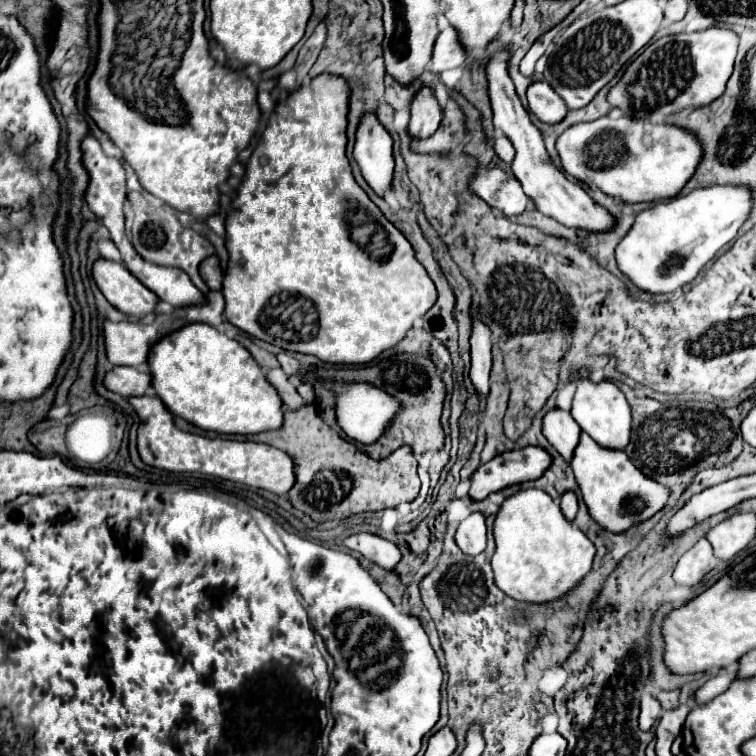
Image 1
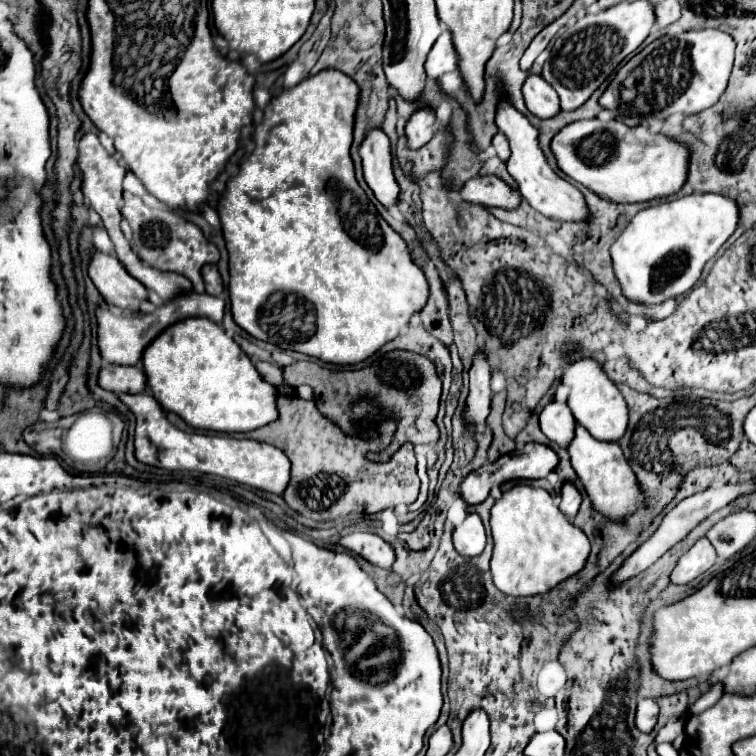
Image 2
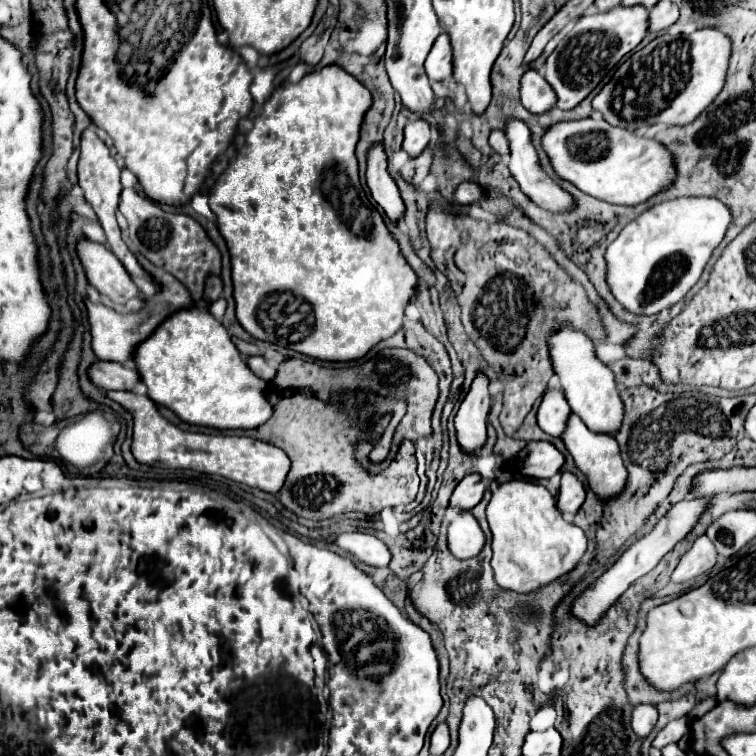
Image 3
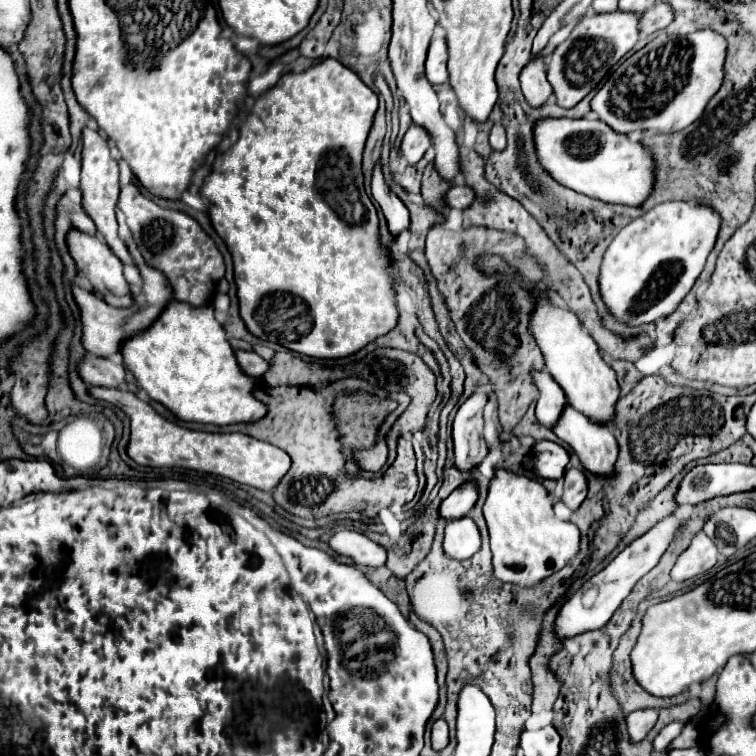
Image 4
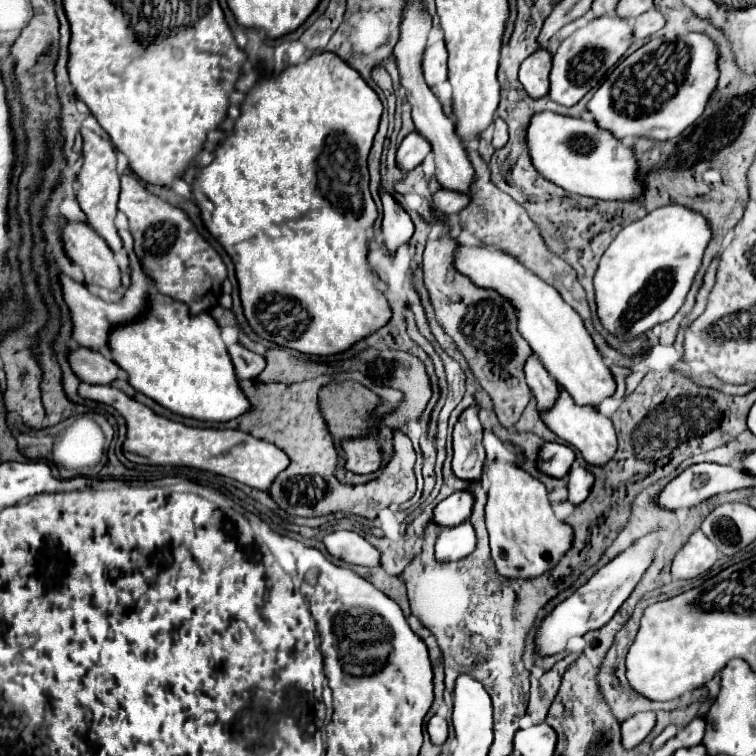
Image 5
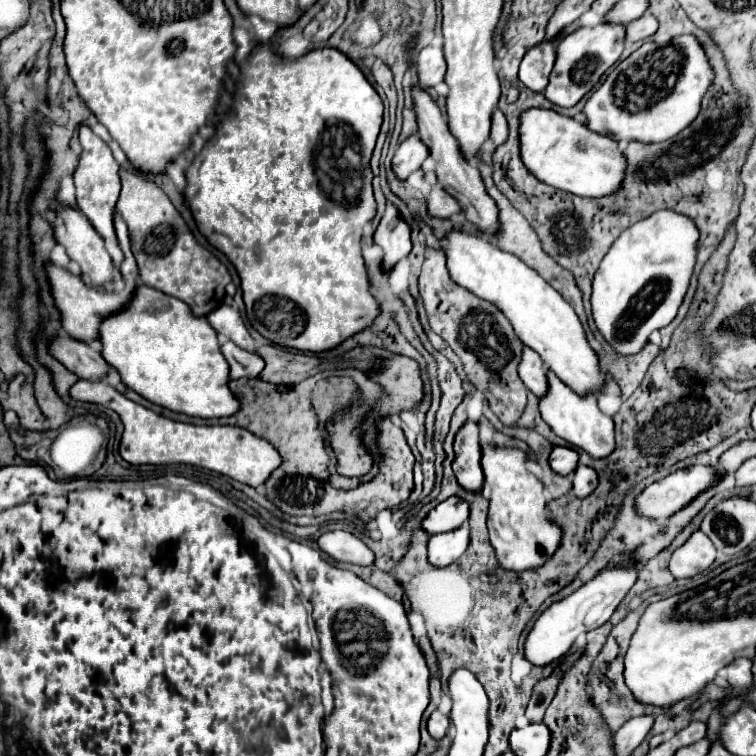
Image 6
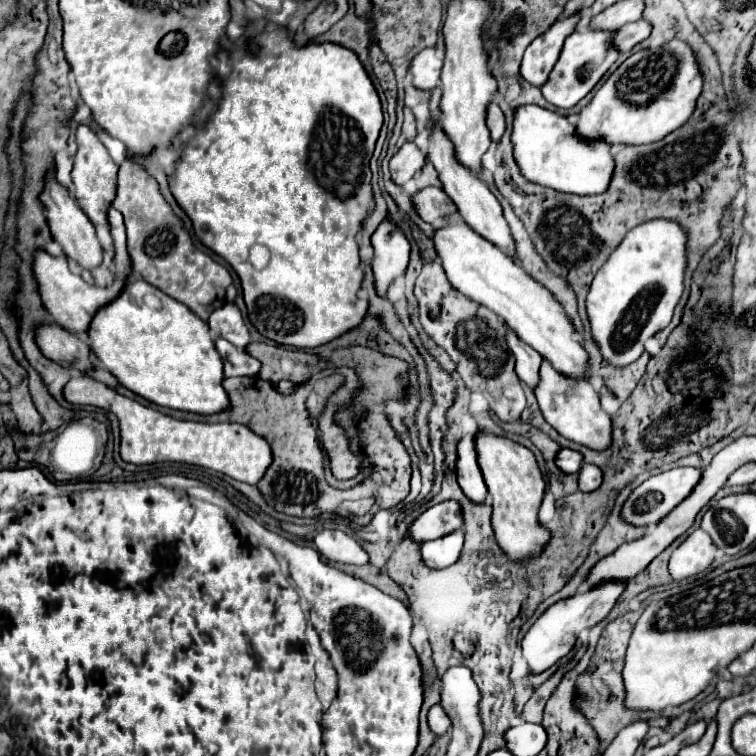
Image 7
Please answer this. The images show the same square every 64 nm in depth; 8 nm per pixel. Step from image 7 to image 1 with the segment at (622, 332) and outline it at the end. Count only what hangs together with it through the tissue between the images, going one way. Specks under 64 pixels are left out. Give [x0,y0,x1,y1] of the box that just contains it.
[618,184,752,292]

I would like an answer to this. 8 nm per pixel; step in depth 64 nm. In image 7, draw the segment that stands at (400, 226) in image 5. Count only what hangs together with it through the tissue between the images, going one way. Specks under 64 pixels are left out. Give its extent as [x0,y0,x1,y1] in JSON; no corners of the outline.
[372,216,410,294]

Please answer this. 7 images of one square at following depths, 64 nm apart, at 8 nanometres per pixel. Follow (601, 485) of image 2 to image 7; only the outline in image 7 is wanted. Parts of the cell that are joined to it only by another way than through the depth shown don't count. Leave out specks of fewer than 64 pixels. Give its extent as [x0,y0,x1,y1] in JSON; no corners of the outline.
[536,362,612,450]

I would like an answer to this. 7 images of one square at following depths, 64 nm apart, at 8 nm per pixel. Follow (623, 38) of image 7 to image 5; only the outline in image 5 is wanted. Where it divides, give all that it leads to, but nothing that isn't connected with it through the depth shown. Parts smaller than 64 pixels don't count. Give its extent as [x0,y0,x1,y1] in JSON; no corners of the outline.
[634,8,664,38]

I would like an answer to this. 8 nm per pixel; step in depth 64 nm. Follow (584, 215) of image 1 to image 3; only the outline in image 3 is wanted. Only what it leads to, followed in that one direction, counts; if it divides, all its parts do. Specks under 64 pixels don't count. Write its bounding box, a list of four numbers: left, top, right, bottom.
[504,118,574,212]

